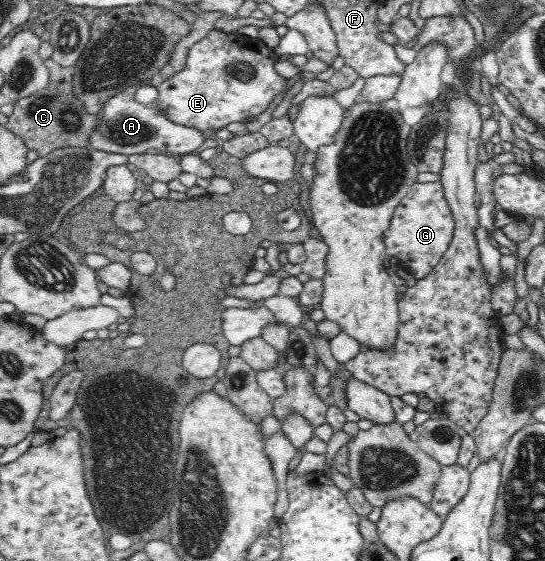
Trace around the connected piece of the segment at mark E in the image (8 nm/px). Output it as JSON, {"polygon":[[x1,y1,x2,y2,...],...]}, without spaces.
{"polygon":[[213,29,200,42,191,46,187,56,185,68,181,72,173,74,171,78,156,86,158,97,152,106,162,110,171,122,195,128,203,133,205,130,217,130,231,122,242,122,263,114,287,82,275,71,277,57,273,50,268,49,257,37,245,37,239,32,230,33]]}

